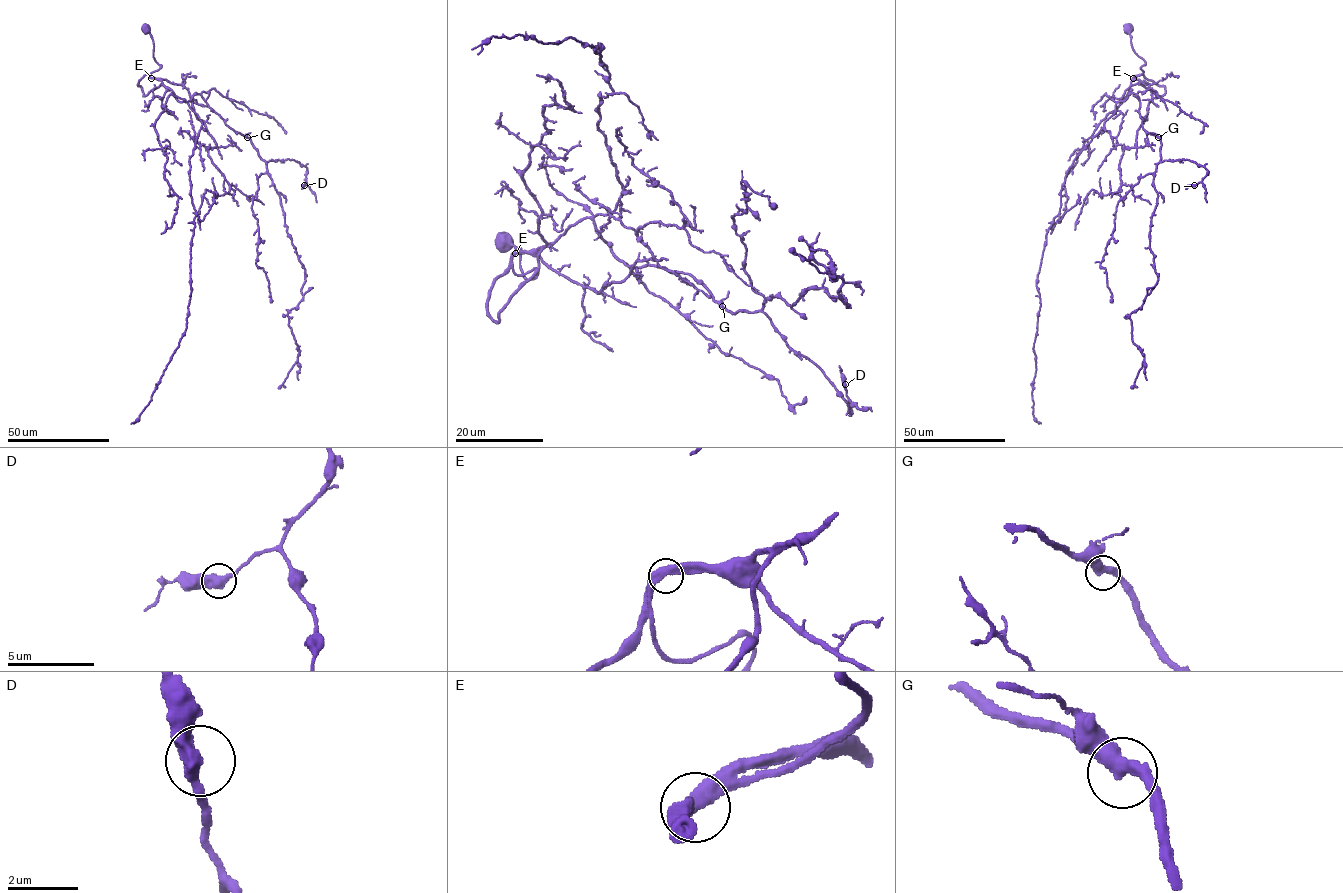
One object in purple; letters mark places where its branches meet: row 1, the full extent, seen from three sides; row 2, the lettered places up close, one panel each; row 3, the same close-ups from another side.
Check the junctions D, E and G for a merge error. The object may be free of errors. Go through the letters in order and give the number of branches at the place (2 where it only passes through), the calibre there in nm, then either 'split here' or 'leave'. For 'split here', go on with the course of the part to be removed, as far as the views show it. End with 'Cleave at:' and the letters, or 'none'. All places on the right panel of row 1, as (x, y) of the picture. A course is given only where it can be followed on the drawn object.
D: 2 | 440 nm | leave
E: 2 | 440 nm | leave
G: 2 | 420 nm | leave
Cleave at: none

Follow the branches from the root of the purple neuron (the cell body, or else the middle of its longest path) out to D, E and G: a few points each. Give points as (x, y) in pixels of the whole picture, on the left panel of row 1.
D: (146, 27), (161, 66), (149, 76), (180, 102), (199, 94), (266, 162), (304, 165), (304, 185)
E: (146, 27), (153, 42), (153, 57), (161, 66), (150, 73), (151, 78)
G: (146, 27), (153, 57), (161, 66), (149, 76), (158, 78), (180, 102), (199, 94), (227, 125), (247, 137)

